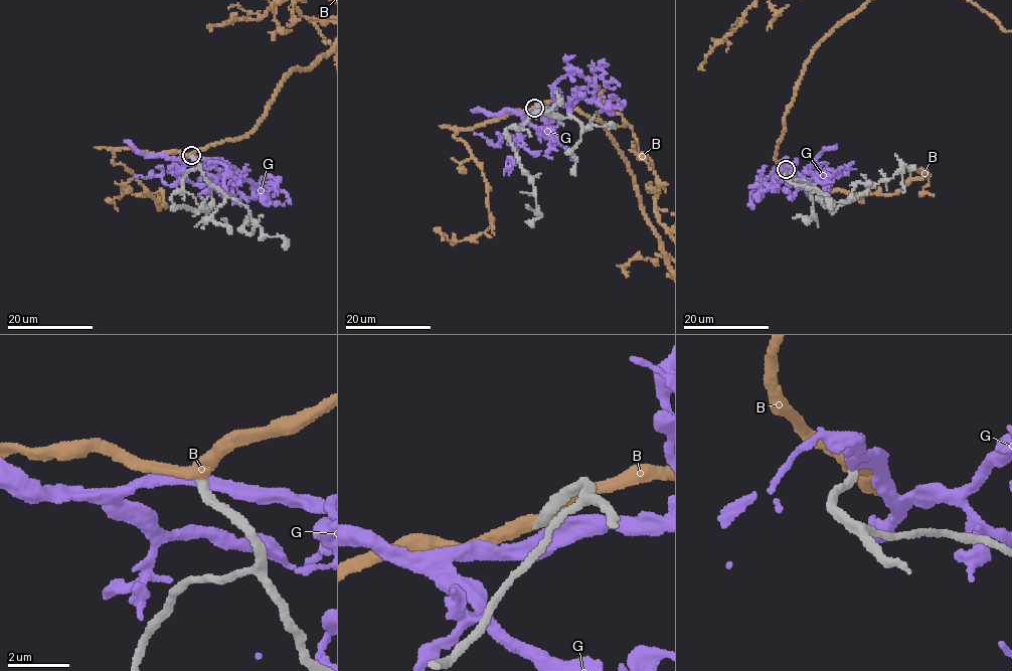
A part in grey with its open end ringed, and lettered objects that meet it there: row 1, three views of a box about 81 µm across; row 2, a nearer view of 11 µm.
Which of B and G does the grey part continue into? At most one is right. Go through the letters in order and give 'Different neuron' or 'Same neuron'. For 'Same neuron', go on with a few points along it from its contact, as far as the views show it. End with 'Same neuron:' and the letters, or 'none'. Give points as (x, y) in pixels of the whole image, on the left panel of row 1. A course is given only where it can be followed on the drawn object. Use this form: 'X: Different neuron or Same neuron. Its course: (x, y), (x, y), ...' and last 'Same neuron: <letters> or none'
B: Same neuron
G: Different neuron
Same neuron: B

